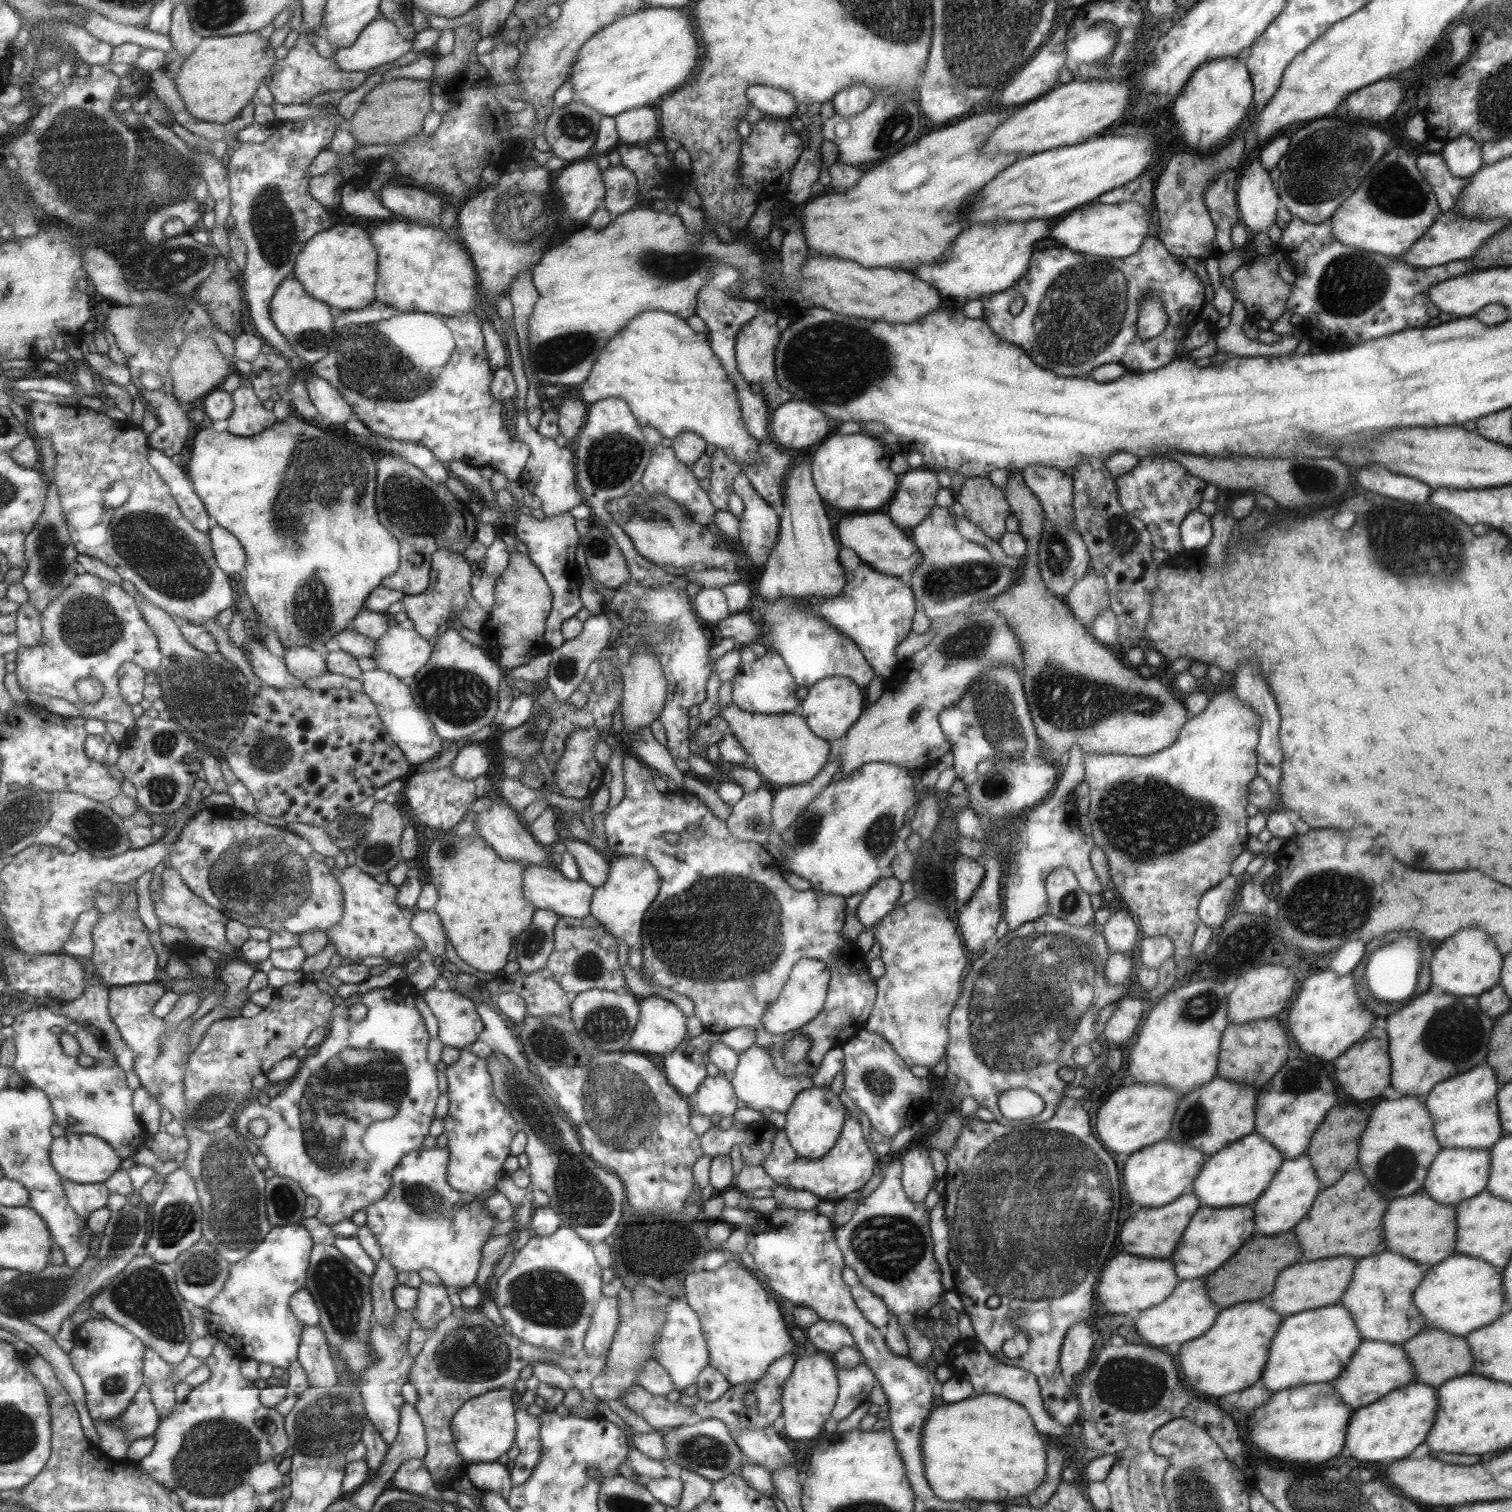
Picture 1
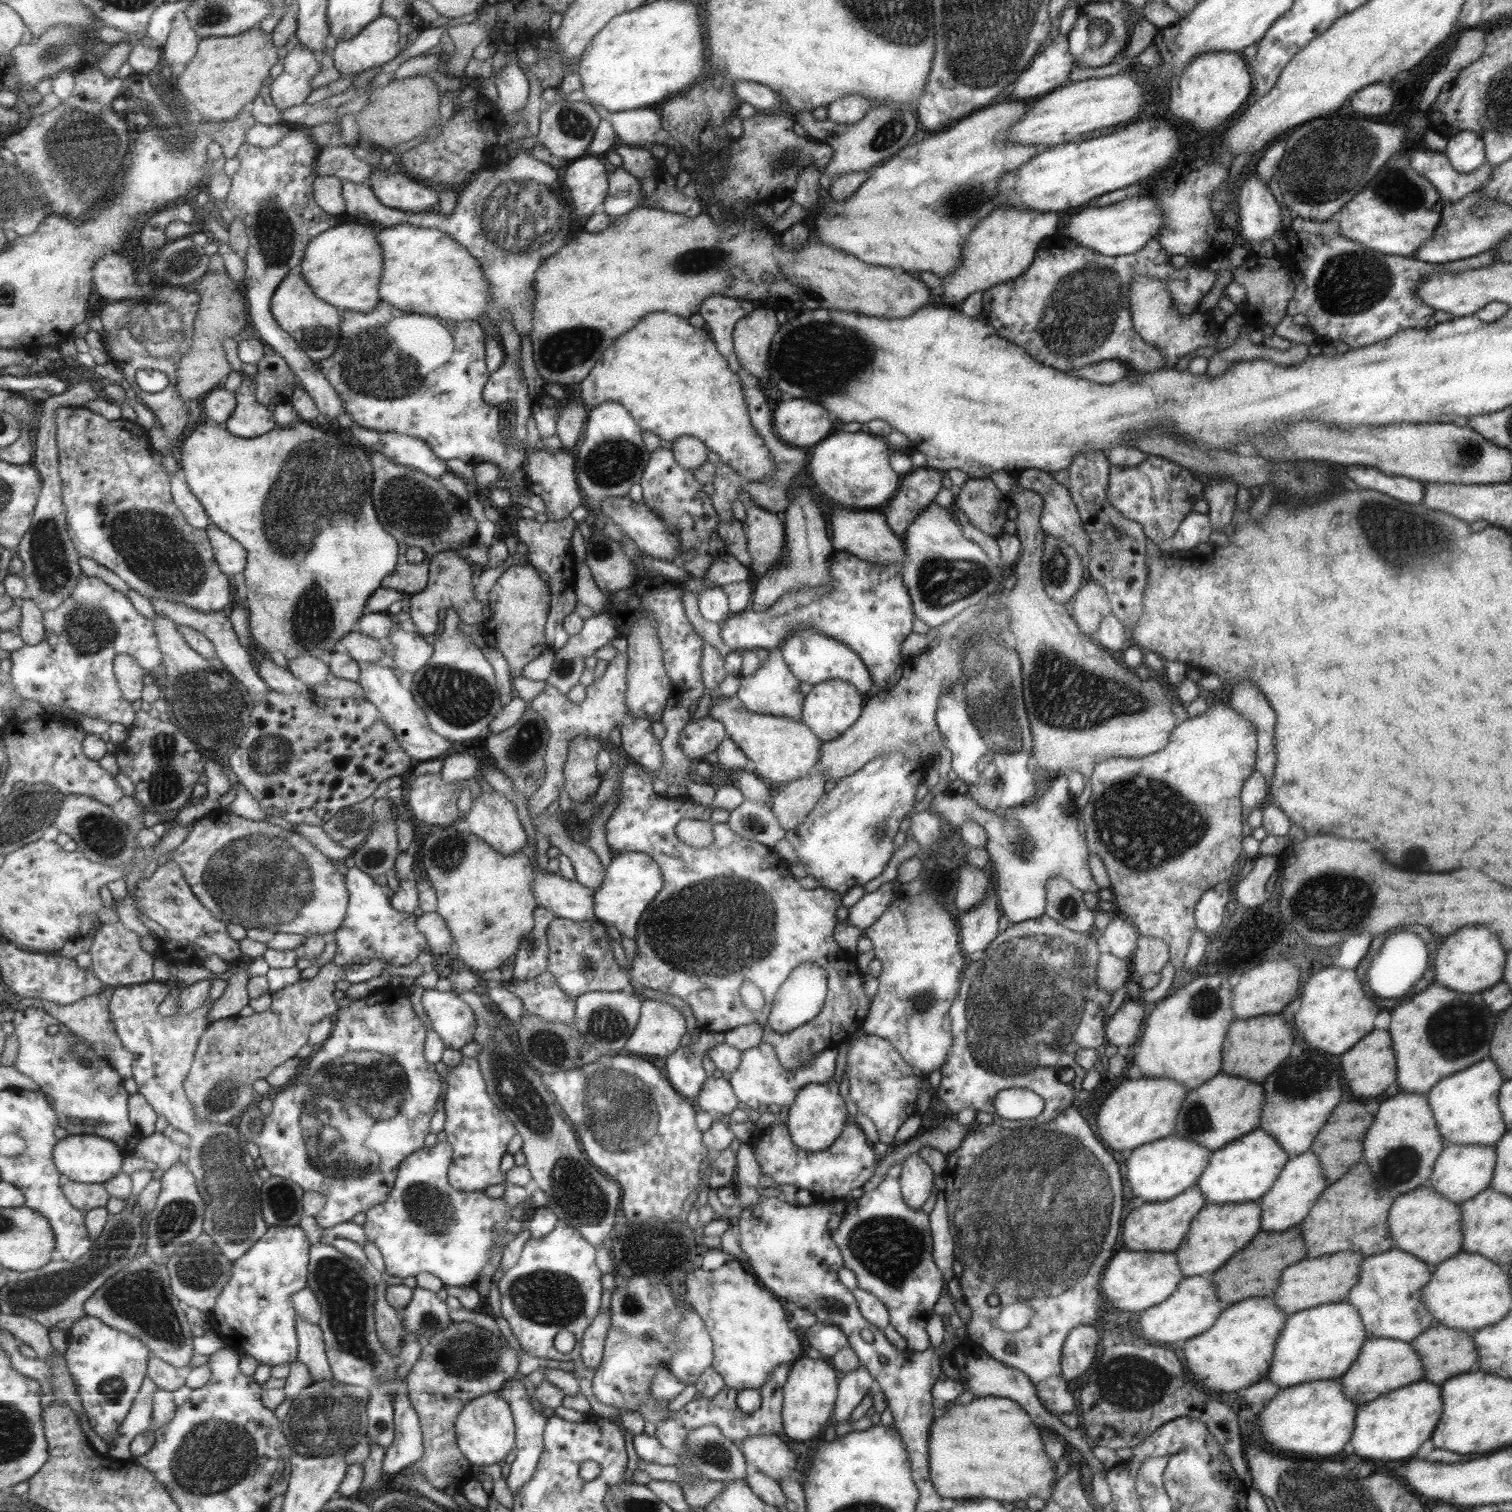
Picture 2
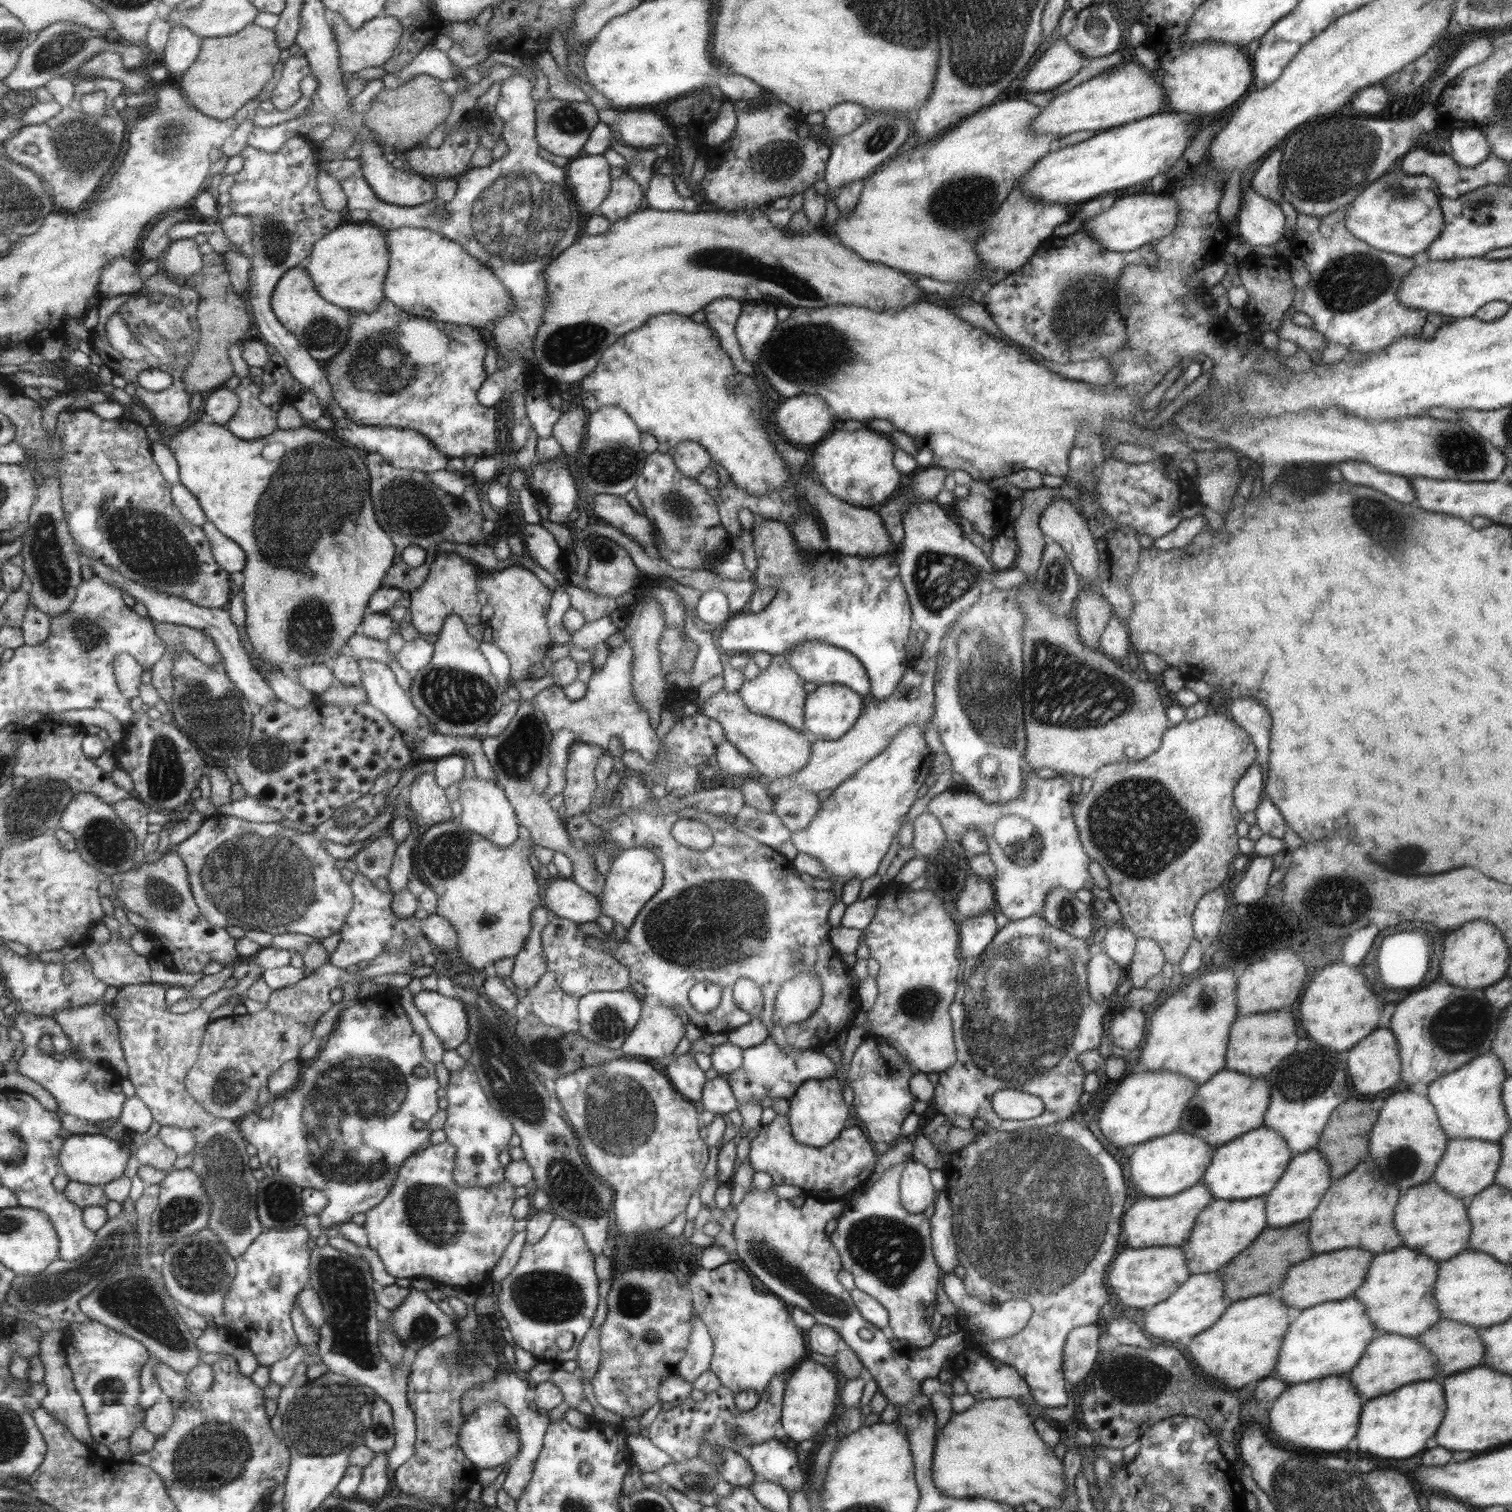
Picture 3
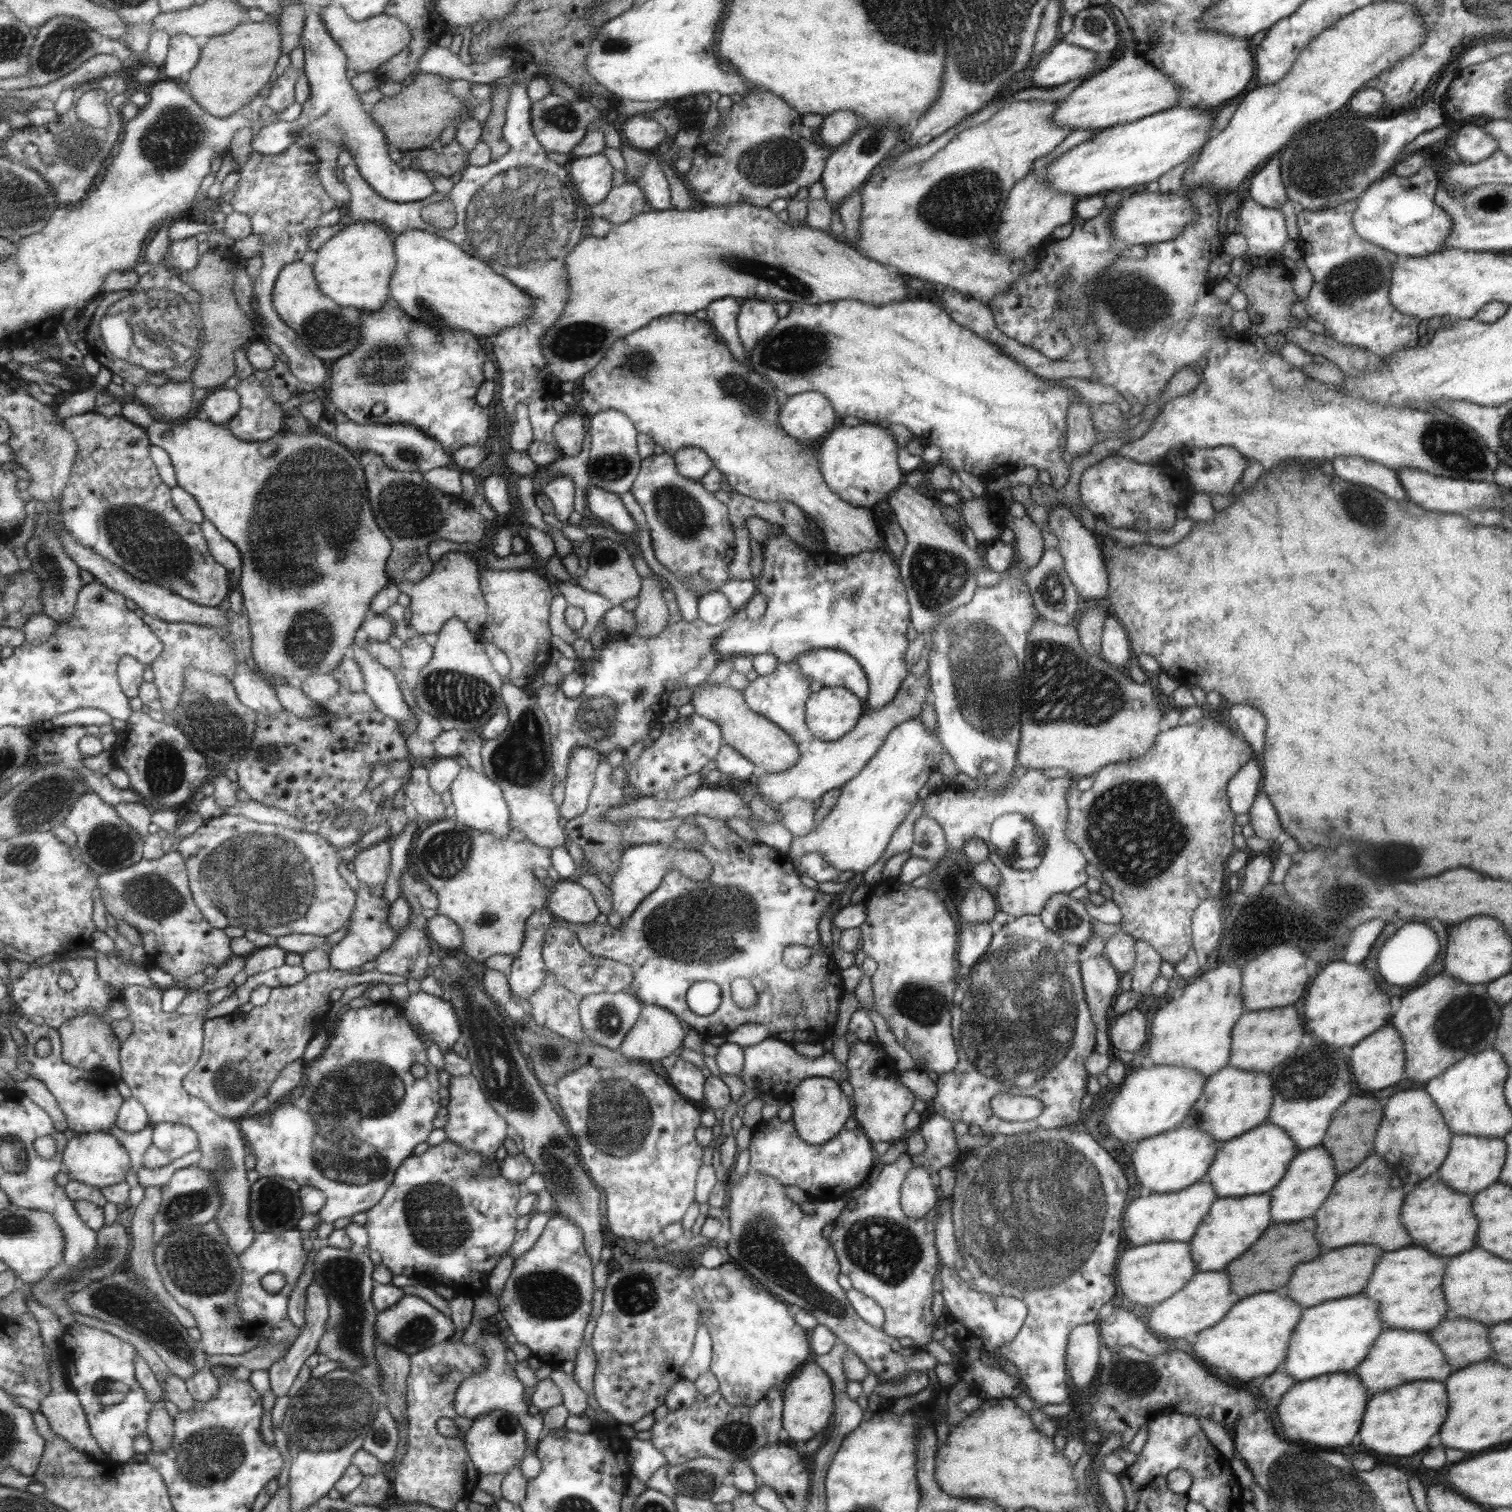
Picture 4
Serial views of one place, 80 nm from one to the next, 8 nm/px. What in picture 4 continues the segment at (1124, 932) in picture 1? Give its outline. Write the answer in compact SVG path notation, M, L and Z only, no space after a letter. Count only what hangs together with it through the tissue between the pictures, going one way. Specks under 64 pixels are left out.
M1120 931L1105 940L1103 956L1120 974L1131 971L1136 957L1134 938Z

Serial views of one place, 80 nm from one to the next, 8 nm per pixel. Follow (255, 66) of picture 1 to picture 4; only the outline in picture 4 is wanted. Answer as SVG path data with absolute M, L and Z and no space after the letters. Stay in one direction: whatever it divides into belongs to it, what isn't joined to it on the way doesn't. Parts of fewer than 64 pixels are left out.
M247 20L228 33L204 40L201 60L189 76L183 80L183 83L188 91L191 90L190 94L195 96L195 100L207 110L207 113L219 118L231 117L231 114L235 114L245 104L249 104L255 96L259 95L263 87L270 84L271 76L276 73L278 60L284 53L282 40L283 35L279 24Z

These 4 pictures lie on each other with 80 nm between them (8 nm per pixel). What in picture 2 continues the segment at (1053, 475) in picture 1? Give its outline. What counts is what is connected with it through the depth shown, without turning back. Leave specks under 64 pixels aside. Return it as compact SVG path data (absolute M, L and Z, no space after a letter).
M1036 468L1020 469L1017 472L1014 472L1014 477L1016 479L1016 484L1018 484L1021 488L1024 488L1025 490L1032 490L1034 493L1039 493L1042 496L1044 503L1039 517L1039 524L1044 534L1062 538L1069 546L1072 546L1075 554L1078 554L1082 566L1085 567L1085 562L1089 557L1089 537L1083 528L1075 503L1070 497L1070 492L1068 491L1066 485L1056 483L1051 478L1049 472L1037 470Z

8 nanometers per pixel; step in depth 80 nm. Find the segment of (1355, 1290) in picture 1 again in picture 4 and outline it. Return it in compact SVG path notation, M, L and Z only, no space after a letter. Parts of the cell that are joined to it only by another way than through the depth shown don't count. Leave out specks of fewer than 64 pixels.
M1417 1246L1383 1252L1363 1294L1379 1305L1383 1328L1427 1332L1449 1317L1448 1304L1444 1301L1441 1284L1443 1270L1445 1260L1441 1256L1429 1254L1429 1250Z

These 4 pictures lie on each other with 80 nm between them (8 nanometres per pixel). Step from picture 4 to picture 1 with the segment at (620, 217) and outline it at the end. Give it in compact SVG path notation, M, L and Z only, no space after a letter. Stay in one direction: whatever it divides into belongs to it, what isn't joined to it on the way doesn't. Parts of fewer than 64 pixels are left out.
M622 165L609 166L602 171L604 197L602 207L613 216L625 213L638 201L641 194L636 176Z

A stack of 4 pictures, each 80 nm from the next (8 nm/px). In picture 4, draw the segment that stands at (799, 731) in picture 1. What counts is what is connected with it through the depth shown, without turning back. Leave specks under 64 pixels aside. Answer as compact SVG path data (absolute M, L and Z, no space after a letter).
M705 682L693 688L690 704L693 705L694 714L707 718L720 728L724 744L747 758L757 770L778 773L797 762L798 752L803 746L793 742L774 722L749 710L740 690L735 690L725 683L711 685Z

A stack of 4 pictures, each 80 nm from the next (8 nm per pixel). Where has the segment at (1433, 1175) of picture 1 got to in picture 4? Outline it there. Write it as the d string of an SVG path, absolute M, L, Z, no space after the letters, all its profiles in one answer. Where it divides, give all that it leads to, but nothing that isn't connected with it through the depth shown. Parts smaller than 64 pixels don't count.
M1452 1135L1447 1156L1443 1159L1436 1175L1451 1190L1473 1195L1498 1181L1505 1159L1506 1144L1503 1138Z

